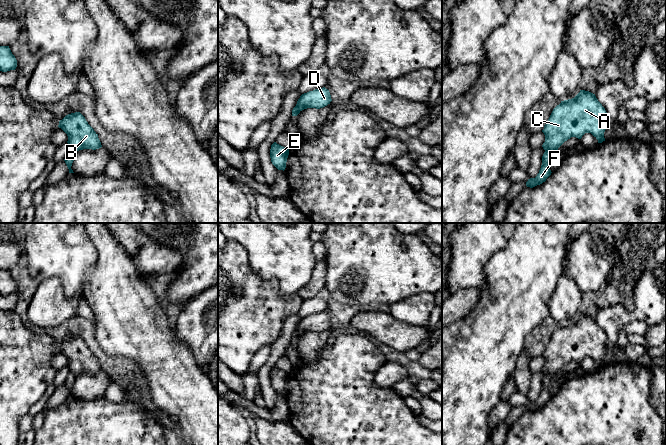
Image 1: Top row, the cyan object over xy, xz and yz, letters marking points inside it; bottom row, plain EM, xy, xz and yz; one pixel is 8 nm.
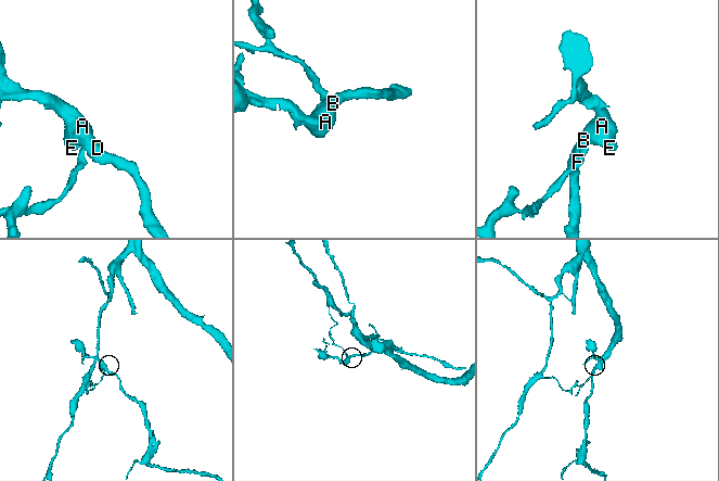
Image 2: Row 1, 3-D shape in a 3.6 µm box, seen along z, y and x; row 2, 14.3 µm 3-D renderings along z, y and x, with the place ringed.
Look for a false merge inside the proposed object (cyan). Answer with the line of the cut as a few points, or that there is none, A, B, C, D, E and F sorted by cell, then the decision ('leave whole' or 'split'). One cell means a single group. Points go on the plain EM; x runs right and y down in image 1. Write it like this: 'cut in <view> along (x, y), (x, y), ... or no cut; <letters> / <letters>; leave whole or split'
cut in yz along (557, 372), (545, 375); A B C D E / F; split

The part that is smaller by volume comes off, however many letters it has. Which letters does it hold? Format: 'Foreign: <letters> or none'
Foreign: A, B, C, D, E

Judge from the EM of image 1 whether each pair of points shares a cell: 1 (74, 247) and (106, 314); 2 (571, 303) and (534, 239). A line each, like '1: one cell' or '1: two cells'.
1: two cells
2: two cells

